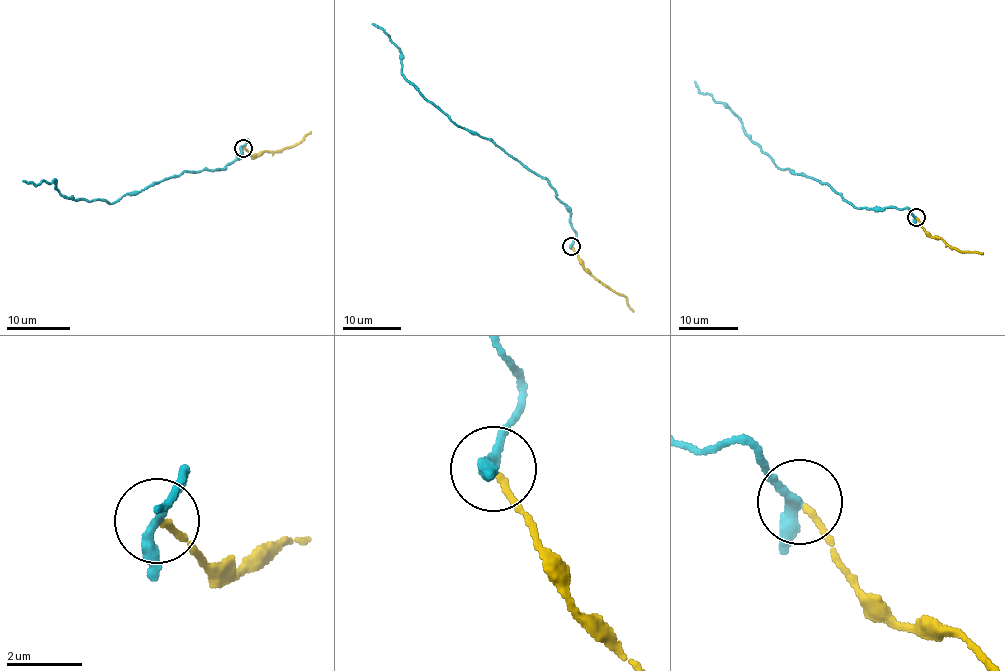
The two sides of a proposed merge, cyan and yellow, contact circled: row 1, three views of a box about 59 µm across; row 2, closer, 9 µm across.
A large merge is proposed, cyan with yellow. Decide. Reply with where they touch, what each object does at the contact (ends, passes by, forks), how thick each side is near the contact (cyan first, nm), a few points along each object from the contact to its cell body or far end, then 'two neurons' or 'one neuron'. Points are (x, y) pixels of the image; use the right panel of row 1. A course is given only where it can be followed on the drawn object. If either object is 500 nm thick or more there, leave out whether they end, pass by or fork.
at (916, 217); cyan passes by; yellow ends there; 280 nm thick on the cyan side, 160 nm on the other; cyan runs (916, 218), (907, 208), (855, 208), (829, 184), (779, 168), (737, 117), (694, 82); yellow runs (916, 218), (933, 236), (962, 253), (983, 252); one neuron

